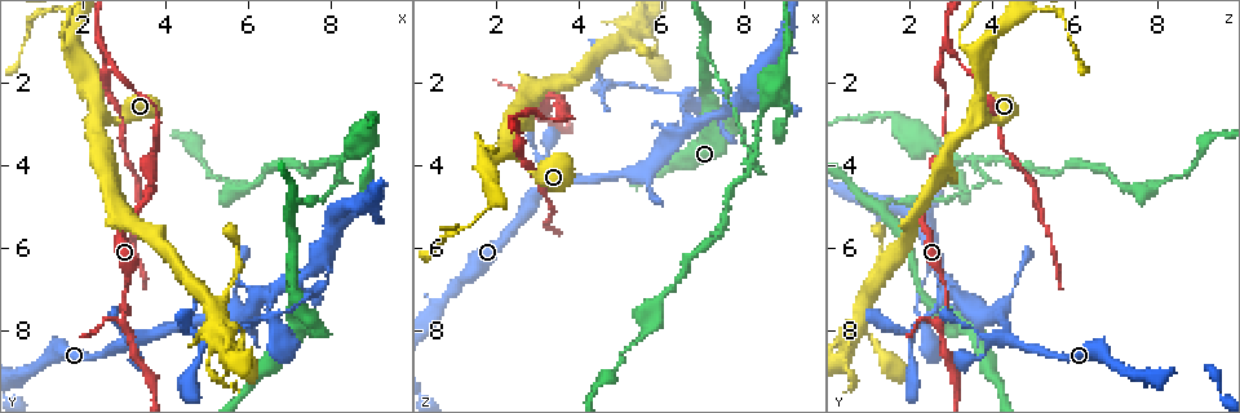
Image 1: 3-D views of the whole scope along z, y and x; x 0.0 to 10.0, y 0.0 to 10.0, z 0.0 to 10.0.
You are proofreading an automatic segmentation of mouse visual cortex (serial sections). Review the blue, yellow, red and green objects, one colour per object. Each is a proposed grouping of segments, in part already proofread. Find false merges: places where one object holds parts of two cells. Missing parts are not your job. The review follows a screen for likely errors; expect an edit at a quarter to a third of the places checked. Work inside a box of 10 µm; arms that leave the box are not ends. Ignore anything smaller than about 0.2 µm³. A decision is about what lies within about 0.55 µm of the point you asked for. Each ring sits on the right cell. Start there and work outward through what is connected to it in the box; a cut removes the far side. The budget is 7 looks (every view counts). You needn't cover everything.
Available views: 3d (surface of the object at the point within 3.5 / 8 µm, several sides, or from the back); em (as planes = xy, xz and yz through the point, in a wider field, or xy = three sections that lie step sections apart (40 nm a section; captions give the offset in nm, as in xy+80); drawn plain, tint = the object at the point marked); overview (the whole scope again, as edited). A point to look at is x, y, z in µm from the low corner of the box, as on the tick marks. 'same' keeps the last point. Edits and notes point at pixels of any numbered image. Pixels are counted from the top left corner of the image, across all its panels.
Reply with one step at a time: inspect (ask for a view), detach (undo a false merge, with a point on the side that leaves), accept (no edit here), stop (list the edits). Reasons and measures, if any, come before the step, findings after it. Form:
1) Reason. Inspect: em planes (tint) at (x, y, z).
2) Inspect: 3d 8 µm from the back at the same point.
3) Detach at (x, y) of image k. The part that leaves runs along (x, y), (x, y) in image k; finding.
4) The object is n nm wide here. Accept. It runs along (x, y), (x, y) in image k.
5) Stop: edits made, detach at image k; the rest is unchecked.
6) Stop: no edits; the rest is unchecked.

Abrupt turn. Inspect: 3d 8 µm at (2.50, 1.20, 2.85).

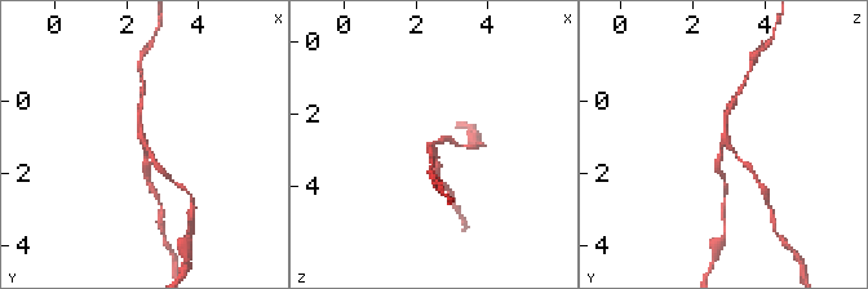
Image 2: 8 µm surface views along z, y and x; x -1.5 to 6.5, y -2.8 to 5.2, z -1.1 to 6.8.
Inspect: 3d 3.5 µm at the same point.

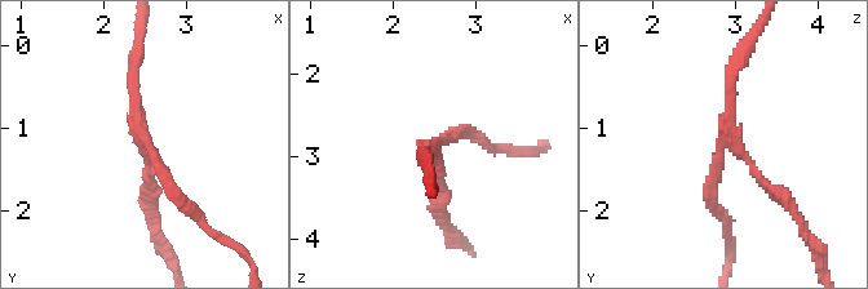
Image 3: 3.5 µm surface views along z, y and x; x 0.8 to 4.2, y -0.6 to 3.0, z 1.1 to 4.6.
Inspect: em xy step 2 (tint) at (2.50, 1.15, 2.85).

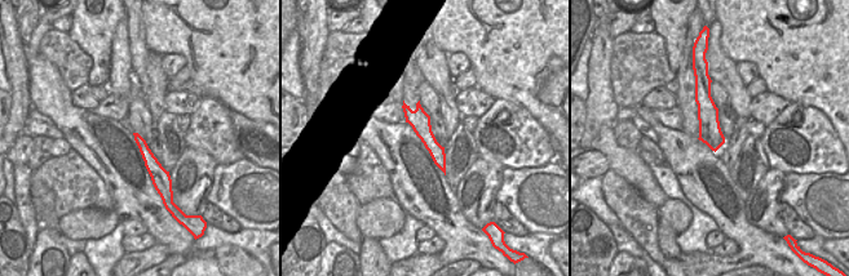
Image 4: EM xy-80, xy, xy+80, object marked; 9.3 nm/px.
The object is 190 nm wide here. Detach at (734, 70) of image 3. A border runs along (408, 120), (424, 142) in image 4; a second cell is stuck on.

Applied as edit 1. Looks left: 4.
Inspect: overview.

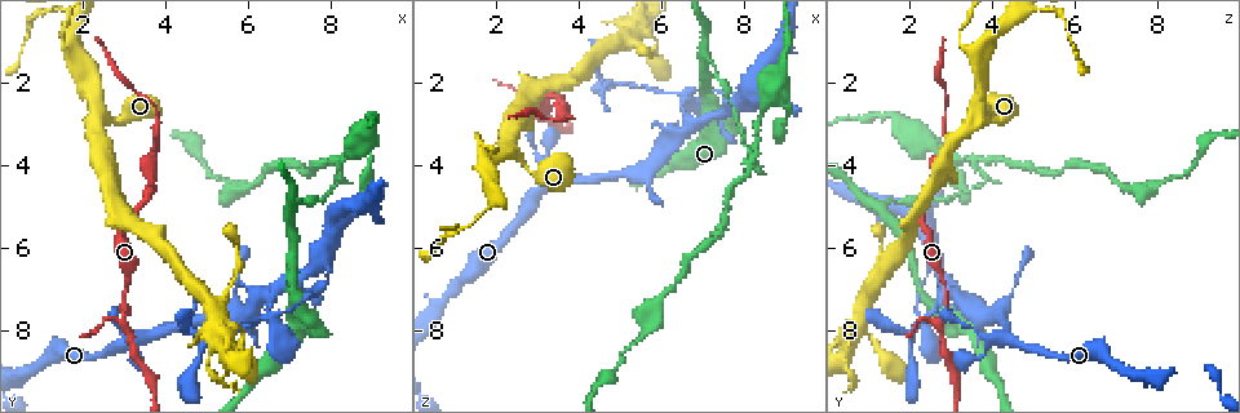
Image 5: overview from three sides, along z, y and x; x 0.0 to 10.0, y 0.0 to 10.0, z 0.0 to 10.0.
Abrupt turn. Inspect: 3d 3.5 µm at (6.60, 7.65, 2.35).

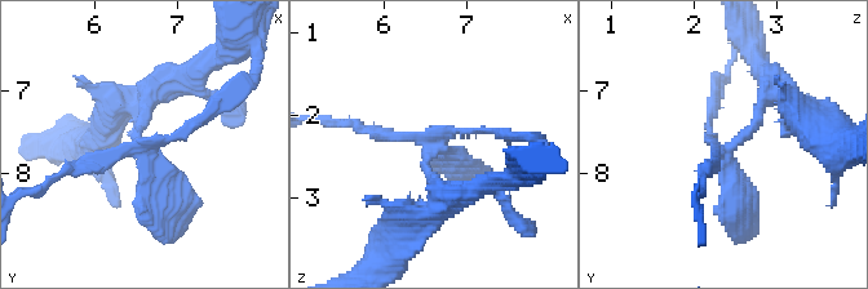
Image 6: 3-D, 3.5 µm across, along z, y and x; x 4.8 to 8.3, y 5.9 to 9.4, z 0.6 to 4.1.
Inspect: em planes (tint) at (6.55, 7.70, 2.35).

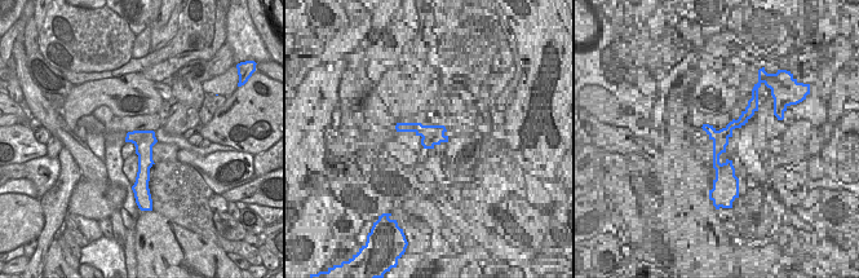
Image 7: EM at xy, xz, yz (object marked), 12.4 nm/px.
Accept. It runs along (156, 89), (140, 149), (65, 172) in image 6; continuous, no second cell.

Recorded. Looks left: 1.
Stop: edits made, detach at image 3; the rest is unchecked.

